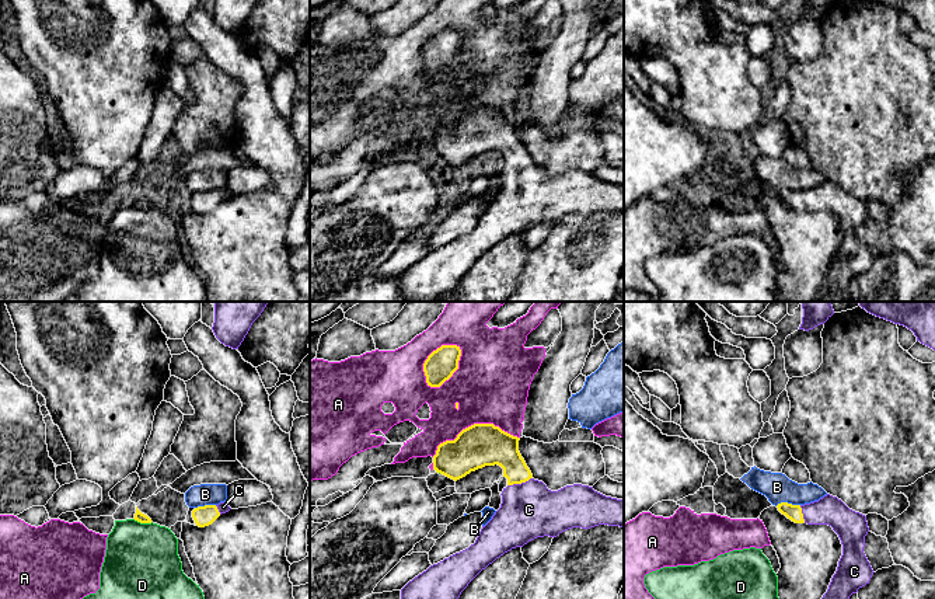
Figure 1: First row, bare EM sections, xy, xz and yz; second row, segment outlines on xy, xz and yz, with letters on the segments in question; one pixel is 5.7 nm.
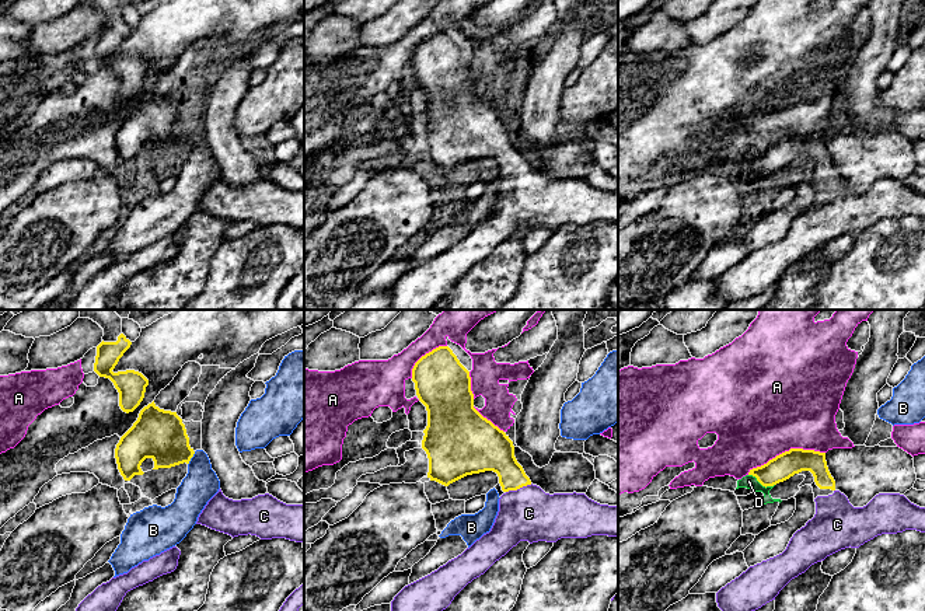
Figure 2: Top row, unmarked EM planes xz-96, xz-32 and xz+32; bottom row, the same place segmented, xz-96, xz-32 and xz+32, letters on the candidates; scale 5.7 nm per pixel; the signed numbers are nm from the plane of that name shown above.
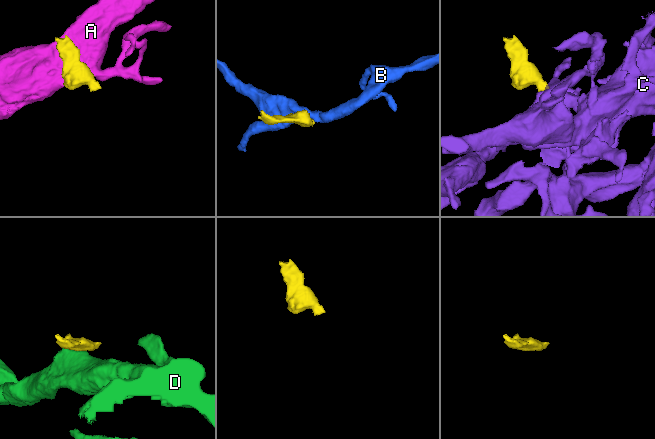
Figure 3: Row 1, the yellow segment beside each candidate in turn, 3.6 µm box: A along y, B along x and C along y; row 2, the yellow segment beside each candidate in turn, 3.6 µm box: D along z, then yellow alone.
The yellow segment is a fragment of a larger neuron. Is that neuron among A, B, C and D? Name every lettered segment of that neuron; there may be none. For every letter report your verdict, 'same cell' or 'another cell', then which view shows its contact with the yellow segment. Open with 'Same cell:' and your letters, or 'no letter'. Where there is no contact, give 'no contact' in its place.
Same cell: C
A: another cell; meets yellow in xz
B: another cell; meets yellow in yz
C: same cell; meets yellow in xz
D: another cell; meets yellow in xy

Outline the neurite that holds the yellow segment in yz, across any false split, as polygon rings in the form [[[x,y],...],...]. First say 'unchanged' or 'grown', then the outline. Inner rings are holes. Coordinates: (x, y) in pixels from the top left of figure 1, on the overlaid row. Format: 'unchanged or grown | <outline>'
grown | [[[830,494],[810,504],[781,502],[777,508],[795,523],[831,526],[841,540],[842,556],[821,599],[849,599],[859,588],[869,584],[873,570],[864,553],[865,536],[869,532],[865,515],[849,509]]]

